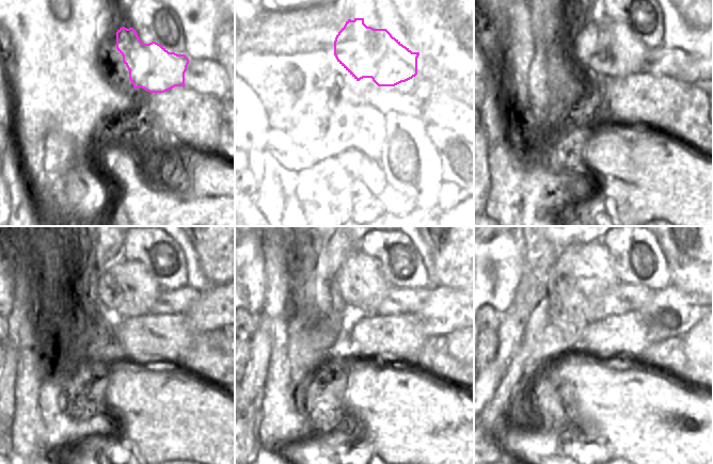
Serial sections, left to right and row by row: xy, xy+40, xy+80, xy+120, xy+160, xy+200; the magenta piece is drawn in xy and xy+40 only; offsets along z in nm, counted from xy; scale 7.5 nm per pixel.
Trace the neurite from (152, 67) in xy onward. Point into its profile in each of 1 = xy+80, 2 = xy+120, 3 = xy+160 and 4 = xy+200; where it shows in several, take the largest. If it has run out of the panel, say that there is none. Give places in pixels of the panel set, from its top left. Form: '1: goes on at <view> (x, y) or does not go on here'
1: goes on at xy+80 (604, 49)
2: goes on at xy+120 (126, 289)
3: goes on at xy+160 (358, 288)
4: goes on at xy+200 (582, 271)

